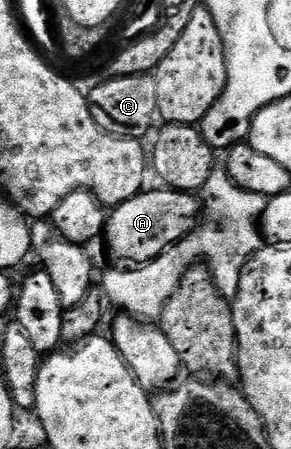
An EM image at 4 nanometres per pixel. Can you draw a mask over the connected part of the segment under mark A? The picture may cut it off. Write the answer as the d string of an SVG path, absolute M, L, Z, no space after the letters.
M163 186L155 187L149 187L107 213L103 243L108 243L109 254L116 260L124 260L120 262L125 265L150 262L201 227L199 195Z

